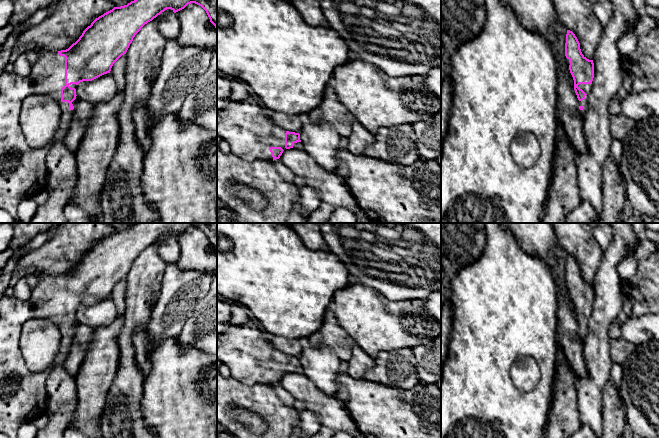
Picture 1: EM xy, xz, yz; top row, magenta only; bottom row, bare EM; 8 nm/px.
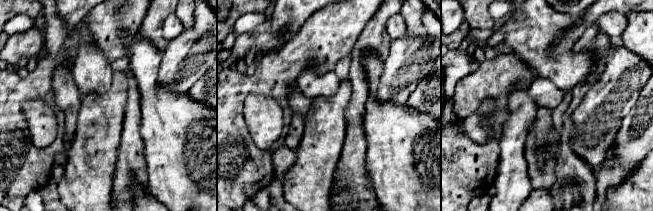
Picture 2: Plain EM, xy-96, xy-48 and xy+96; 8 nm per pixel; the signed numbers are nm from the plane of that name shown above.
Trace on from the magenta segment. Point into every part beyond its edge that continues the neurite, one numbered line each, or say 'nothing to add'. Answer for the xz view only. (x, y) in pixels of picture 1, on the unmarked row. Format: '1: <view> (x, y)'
1: xz (246, 350)

